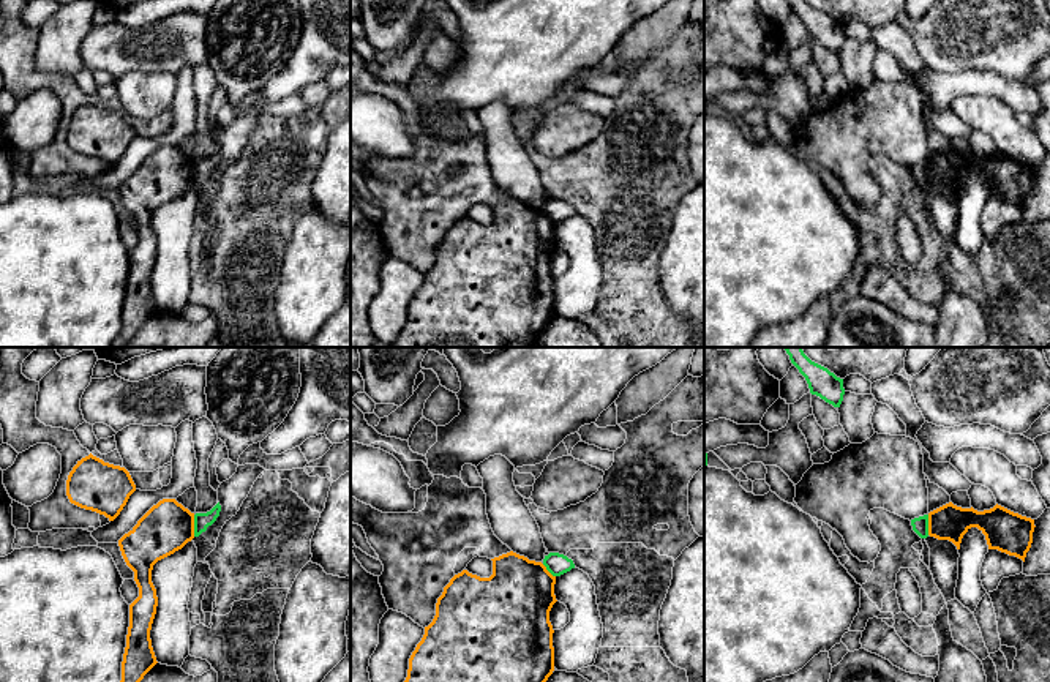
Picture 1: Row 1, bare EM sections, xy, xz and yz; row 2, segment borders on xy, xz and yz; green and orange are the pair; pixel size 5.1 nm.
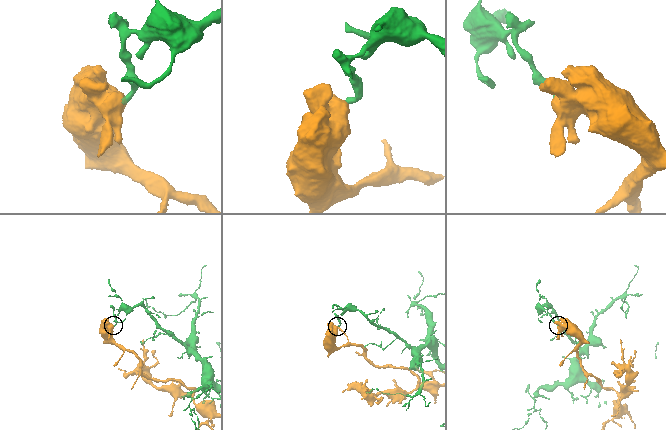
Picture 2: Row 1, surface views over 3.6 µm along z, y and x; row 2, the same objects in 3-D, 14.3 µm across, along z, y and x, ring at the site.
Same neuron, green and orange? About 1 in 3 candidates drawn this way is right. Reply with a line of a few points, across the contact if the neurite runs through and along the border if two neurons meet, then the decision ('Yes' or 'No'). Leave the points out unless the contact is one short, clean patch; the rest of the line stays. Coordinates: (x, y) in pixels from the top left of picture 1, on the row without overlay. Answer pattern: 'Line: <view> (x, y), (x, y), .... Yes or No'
Line: xy (193, 161), (194, 182). No

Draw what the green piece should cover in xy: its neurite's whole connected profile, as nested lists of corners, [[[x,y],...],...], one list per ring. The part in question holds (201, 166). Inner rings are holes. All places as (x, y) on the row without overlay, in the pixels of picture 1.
[[[219,148],[207,159],[196,159],[194,161],[194,183],[199,183],[202,178],[207,177],[208,172],[212,172],[216,164],[219,163],[221,152]]]

